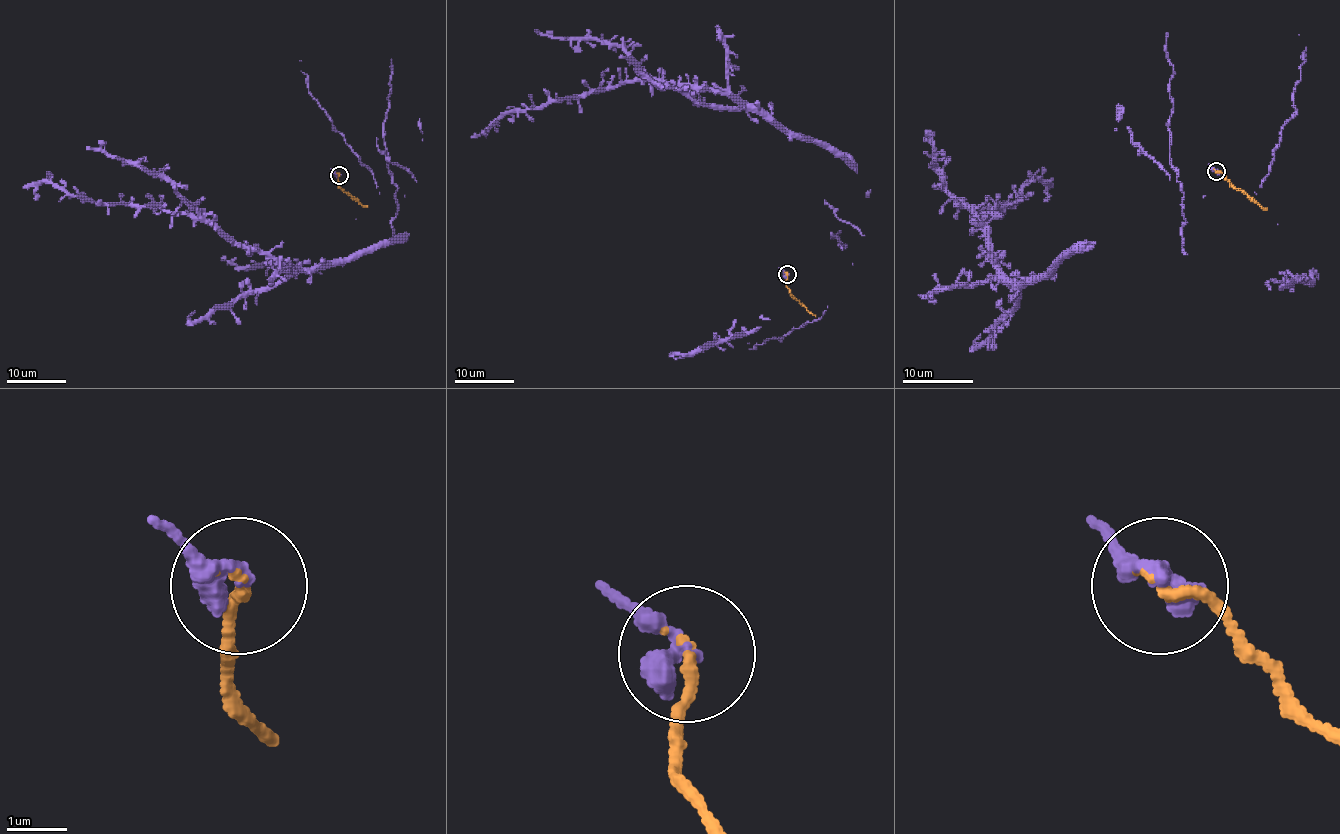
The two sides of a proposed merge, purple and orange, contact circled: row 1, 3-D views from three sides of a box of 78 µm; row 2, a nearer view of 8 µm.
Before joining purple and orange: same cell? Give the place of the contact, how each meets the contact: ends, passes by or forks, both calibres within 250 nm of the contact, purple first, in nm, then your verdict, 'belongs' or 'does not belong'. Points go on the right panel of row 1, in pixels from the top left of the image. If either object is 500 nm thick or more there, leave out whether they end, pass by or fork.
place (1216, 171); purple passes by; orange ends; calibres 240 and 180 nm; belongs

